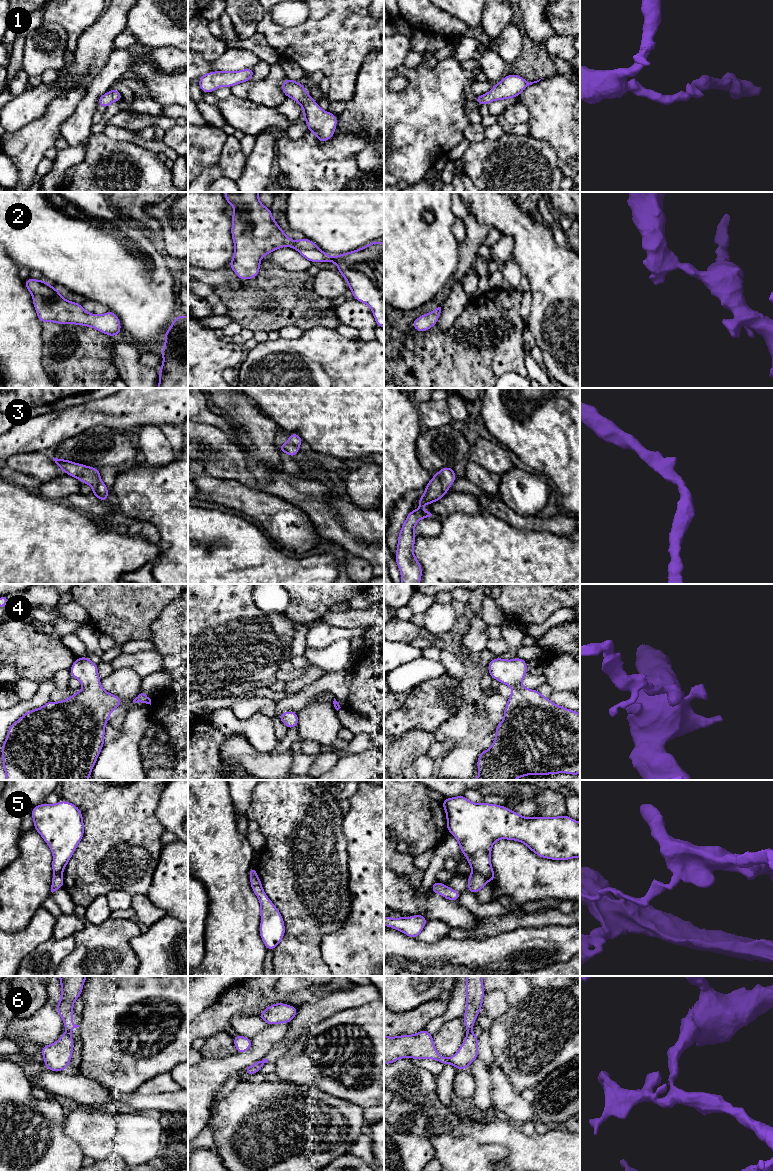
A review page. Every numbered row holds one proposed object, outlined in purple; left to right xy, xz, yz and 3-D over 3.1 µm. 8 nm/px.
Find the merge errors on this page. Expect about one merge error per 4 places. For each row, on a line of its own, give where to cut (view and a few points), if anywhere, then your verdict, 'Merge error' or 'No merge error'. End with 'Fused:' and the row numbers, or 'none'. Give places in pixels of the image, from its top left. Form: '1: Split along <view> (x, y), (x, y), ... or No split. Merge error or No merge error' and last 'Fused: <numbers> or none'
1: No split. No merge error
2: No split. No merge error
3: No split. No merge error
4: No split. No merge error
5: Split along yz (473, 870), (480, 873), (486, 880). Merge error
6: Split along yz (471, 1031), (467, 1033). Merge error
Fused: 5, 6

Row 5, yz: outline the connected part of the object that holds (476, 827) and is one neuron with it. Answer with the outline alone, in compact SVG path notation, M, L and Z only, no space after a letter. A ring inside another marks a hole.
M464 795L445 798L447 831L459 843L473 871L495 881L491 850L499 839L524 843L541 858L569 860L580 857L580 823L568 815L523 817L507 807L473 803Z

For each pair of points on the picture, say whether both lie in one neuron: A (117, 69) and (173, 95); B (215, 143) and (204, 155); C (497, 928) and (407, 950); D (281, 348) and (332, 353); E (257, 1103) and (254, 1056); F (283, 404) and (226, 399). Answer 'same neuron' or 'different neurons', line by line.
A: different neurons
B: same neuron
C: different neurons
D: same neuron
E: different neurons
F: different neurons

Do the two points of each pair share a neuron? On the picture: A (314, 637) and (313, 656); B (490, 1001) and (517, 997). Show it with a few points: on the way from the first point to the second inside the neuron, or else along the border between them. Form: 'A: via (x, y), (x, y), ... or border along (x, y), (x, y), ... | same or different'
A: border along (335, 640), (321, 648), (306, 647) | different
B: border along (499, 988), (505, 993), (507, 1009), (493, 1019) | different

